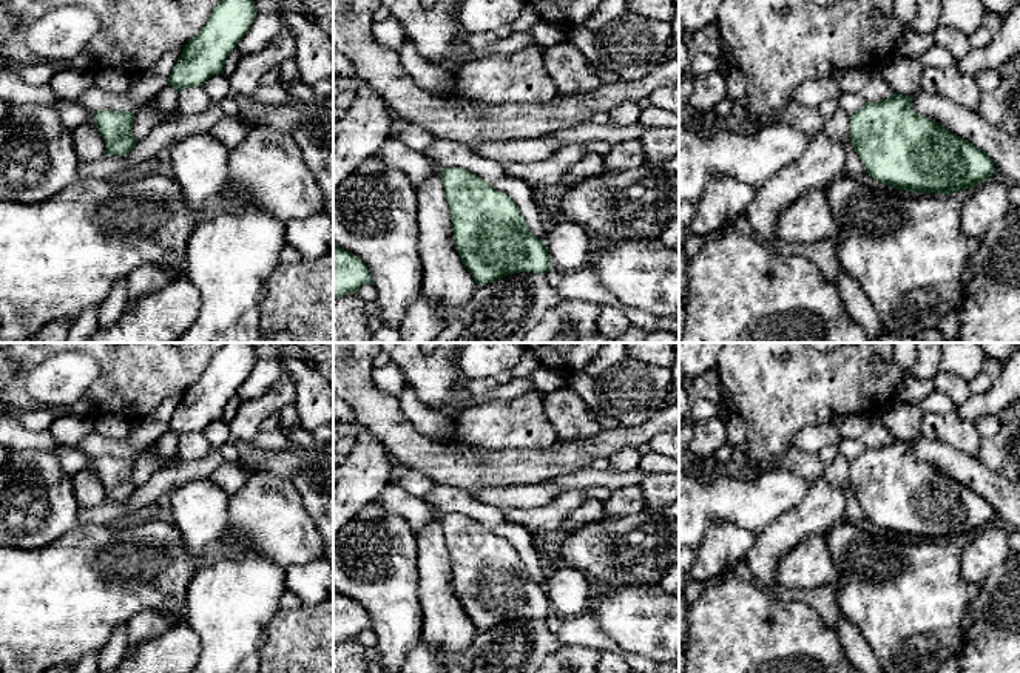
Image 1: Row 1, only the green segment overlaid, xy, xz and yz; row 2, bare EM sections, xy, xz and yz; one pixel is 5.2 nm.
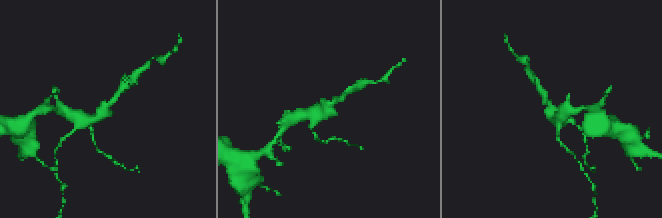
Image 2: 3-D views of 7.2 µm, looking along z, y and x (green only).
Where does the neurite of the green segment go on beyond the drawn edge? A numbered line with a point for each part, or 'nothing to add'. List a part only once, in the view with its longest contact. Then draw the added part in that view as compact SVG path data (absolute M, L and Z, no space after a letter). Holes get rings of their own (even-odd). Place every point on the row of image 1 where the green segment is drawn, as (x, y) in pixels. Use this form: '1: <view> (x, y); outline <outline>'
1: xy (71, 114); outline M59 99L51 105L59 111L62 123L73 131L76 127L86 120L94 120L94 114L80 107L77 102Z

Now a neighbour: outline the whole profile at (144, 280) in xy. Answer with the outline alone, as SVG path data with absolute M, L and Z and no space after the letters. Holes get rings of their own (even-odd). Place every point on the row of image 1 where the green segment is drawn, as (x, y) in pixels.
M139 265L128 276L128 303L125 309L131 307L133 303L148 293L157 292L165 287L171 279L176 278L176 272L159 265Z

